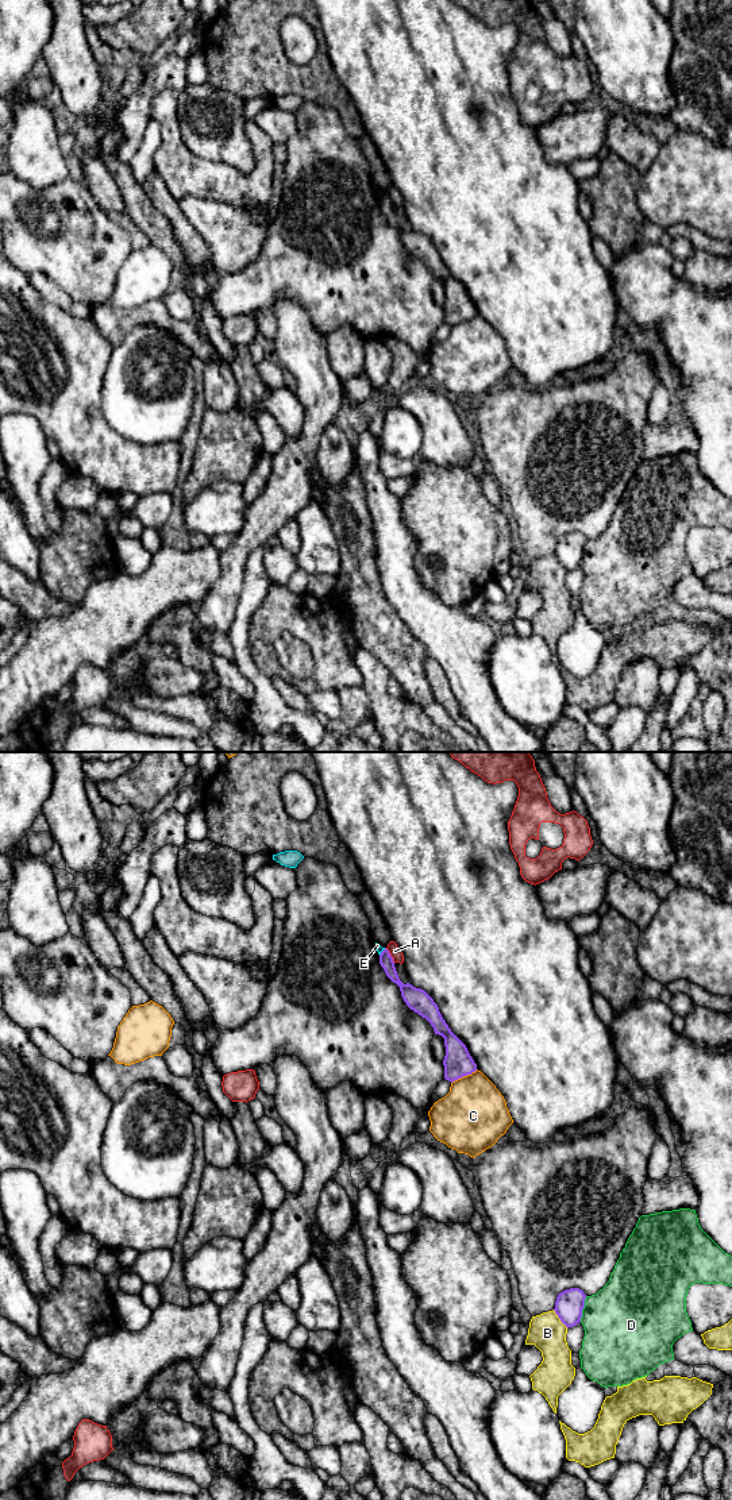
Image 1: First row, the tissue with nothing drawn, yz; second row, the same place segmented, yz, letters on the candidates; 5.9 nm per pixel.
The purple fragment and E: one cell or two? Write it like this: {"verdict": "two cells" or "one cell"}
{"verdict": "two cells"}

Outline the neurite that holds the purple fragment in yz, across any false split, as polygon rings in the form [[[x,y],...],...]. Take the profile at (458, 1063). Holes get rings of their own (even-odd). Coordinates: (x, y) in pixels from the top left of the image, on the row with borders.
[[[386,948],[380,955],[380,964],[384,968],[386,976],[400,987],[401,996],[407,1006],[425,1018],[434,1027],[435,1034],[439,1034],[444,1038],[444,1079],[452,1083],[475,1072],[477,1064],[470,1056],[466,1045],[451,1032],[443,1019],[438,1005],[424,990],[416,988],[409,983],[404,984],[400,980],[393,957]]]

